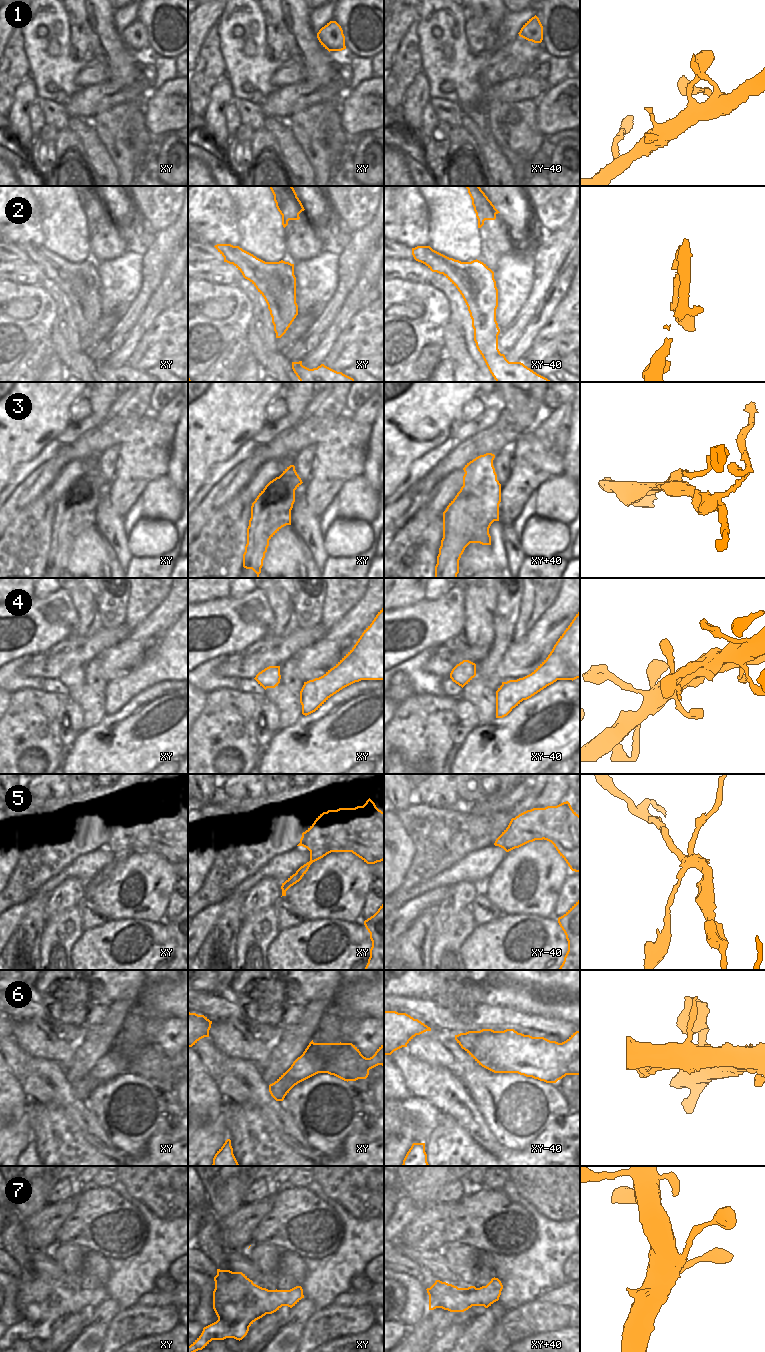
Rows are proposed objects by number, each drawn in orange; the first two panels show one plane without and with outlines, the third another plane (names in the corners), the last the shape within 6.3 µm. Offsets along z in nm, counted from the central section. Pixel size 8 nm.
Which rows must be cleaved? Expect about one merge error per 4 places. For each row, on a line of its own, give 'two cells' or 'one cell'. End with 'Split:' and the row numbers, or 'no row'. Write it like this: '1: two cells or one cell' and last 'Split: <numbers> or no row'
1: one cell
2: one cell
3: two cells
4: one cell
5: two cells
6: two cells
7: one cell
Split: 3, 5, 6

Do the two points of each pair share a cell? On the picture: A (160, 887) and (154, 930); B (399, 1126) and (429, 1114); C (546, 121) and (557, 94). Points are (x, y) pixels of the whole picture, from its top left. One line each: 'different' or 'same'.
A: different
B: same
C: same

